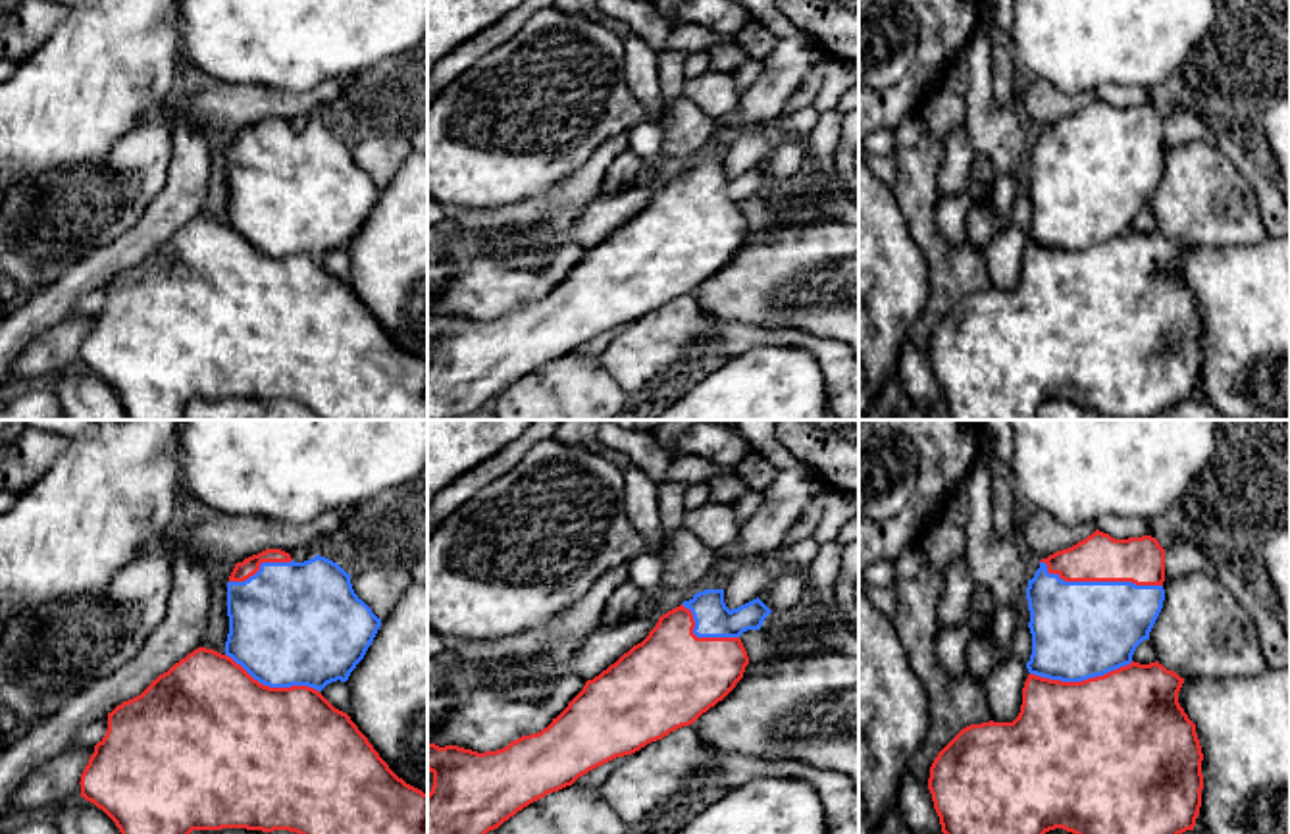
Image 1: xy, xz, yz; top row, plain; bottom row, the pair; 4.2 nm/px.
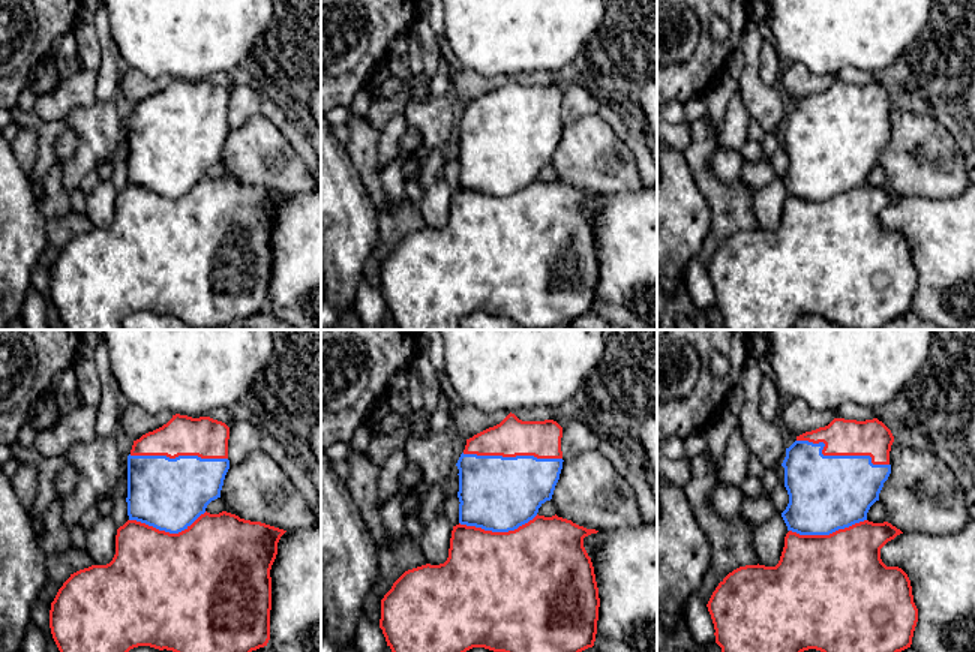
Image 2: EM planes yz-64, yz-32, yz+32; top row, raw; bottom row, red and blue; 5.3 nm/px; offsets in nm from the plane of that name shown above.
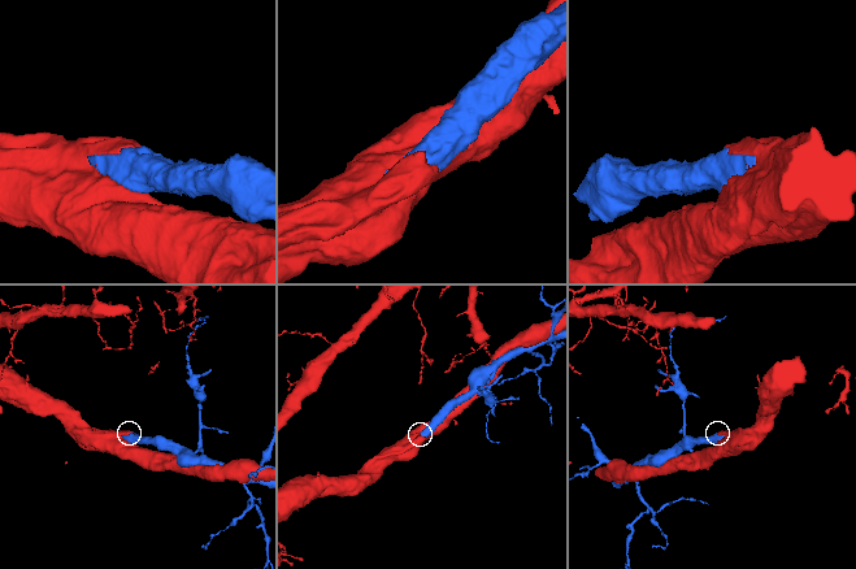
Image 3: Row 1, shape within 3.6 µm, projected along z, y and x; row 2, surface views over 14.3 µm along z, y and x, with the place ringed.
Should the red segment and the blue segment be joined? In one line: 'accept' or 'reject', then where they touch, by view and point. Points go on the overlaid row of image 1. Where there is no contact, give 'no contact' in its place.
accept | yz (1100, 580)

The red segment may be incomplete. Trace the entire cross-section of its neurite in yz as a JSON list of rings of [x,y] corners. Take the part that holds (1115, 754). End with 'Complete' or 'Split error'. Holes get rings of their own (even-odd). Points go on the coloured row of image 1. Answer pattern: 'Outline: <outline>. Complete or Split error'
Outline: [[[1096,530],[1076,545],[1057,551],[1040,560],[1034,578],[1028,580],[1026,599],[1030,611],[1032,655],[1026,663],[1028,678],[1022,688],[1020,713],[1013,722],[982,722],[963,728],[934,759],[930,767],[928,790],[940,817],[943,834],[1045,834],[1063,828],[1072,834],[1182,834],[1194,830],[1201,807],[1201,745],[1196,724],[1178,703],[1184,684],[1176,672],[1163,665],[1140,665],[1132,661],[1136,647],[1149,639],[1149,632],[1165,601],[1165,549],[1151,535],[1115,539]]]. Split error

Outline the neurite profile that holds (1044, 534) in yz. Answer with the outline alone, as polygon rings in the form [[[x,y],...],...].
[[[1026,510],[1020,526],[1022,537],[1040,560],[1076,545],[1094,532],[1094,522],[1065,526],[1044,510]]]

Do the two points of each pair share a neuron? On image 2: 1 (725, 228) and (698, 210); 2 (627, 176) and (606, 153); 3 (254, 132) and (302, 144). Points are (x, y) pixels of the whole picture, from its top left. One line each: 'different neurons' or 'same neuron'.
1: different neurons
2: same neuron
3: different neurons

